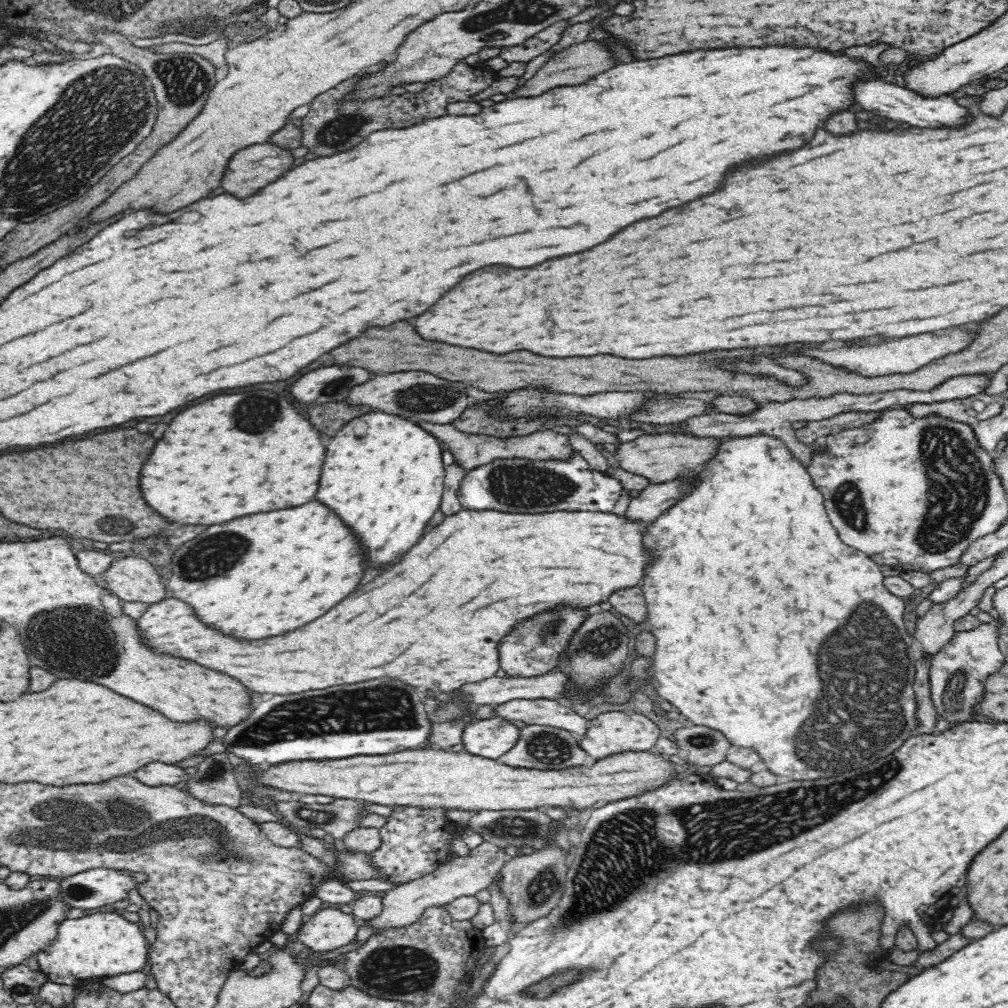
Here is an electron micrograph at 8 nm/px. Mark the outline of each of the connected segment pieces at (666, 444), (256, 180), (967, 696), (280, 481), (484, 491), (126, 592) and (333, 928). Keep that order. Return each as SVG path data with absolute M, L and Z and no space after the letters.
M688 433L644 434L632 441L619 443L614 454L615 459L628 472L644 476L652 483L663 483L678 479L692 471L697 471L718 450L721 438L696 437Z
M270 140L265 143L250 145L248 148L236 152L232 156L232 160L228 162L228 170L222 178L222 188L228 194L234 194L236 198L246 198L246 196L252 196L256 190L264 188L266 184L274 182L276 178L282 178L292 166L294 166L294 156L290 150L280 148Z
M996 620L992 623L982 623L978 628L974 628L974 630L955 631L947 644L932 656L929 680L933 706L936 708L937 715L944 717L950 722L951 726L956 723L979 719L974 710L976 710L976 706L980 706L981 700L984 700L984 682L991 677L991 674L997 673L1004 664L1005 656L999 647L999 634L999 626Z
M270 390L222 394L174 416L142 468L140 488L146 502L170 522L222 524L246 514L310 502L318 492L324 452L320 432L314 430L288 398Z
M574 451L567 459L528 460L496 459L469 470L462 478L457 498L464 509L497 510L512 514L542 514L542 512L600 511L612 513L623 486L612 475L601 473Z
M127 556L113 561L103 577L108 582L108 588L116 593L121 601L143 602L150 605L166 599L164 580L156 567L144 558Z
M326 905L302 924L297 933L304 947L327 953L350 944L356 938L357 929L352 914L346 914L334 905Z

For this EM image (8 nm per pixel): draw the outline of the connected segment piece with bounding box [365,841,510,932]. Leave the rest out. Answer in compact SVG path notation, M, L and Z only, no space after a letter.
M484 841L470 850L468 856L456 856L422 878L382 892L382 908L375 917L366 921L365 925L373 926L376 928L376 932L384 930L384 928L408 926L408 924L416 922L424 914L424 911L431 906L443 906L461 896L475 896L480 890L489 888L489 884L498 872L501 872L504 863L509 859L510 856L506 854L504 849Z

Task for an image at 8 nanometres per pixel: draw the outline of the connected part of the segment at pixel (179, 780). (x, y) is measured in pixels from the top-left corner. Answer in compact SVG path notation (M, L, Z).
M160 761L152 762L132 774L142 784L148 786L183 785L190 782L192 775L184 773L184 768Z

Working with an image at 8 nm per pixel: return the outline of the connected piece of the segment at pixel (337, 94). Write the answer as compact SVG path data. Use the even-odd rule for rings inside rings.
M462 60L458 61L446 76L427 82L424 90L419 93L406 91L400 95L388 94L367 101L364 99L344 99L348 92L352 92L358 78L370 74L370 70L368 69L362 74L349 78L347 81L340 82L334 88L314 97L314 100L309 103L309 112L302 118L300 125L304 146L308 146L310 150L318 150L316 152L318 156L330 156L334 152L350 150L356 144L360 144L366 134L370 134L374 130L404 128L404 126L412 126L416 122L422 122L426 118L446 116L446 106L450 102L472 101L470 97L488 88L495 81L493 78L486 80L485 77L482 77L480 70Z

